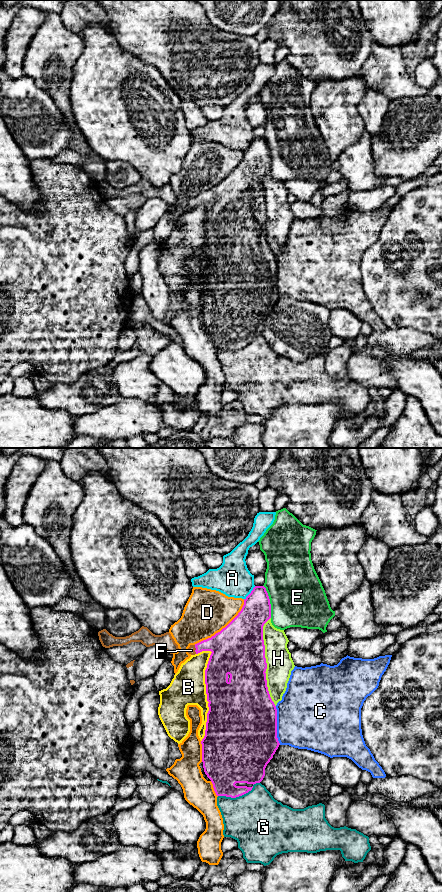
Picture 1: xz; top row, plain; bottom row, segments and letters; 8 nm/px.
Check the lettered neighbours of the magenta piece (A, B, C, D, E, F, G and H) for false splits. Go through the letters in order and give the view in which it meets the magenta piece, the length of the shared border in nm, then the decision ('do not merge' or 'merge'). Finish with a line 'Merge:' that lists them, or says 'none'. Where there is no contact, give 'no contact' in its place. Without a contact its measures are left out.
A: xz | 140 nm | do not merge
B: xz | 750 nm | do not merge
C: xz | 320 nm | do not merge
D: xz | 550 nm | do not merge
E: xz | 280 nm | do not merge
F: xz | 70 nm | merge
G: xz | 360 nm | do not merge
H: xz | 700 nm | do not merge
Merge: F

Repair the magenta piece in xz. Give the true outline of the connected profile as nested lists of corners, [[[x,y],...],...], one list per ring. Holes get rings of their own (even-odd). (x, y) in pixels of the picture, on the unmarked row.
[[[255,138],[244,151],[238,167],[220,184],[195,197],[188,205],[211,203],[205,222],[209,263],[202,296],[204,324],[213,336],[217,348],[236,350],[252,339],[236,335],[256,336],[265,328],[265,320],[280,295],[277,290],[277,261],[266,232],[267,215],[263,178],[271,170],[271,156],[264,138]]]

